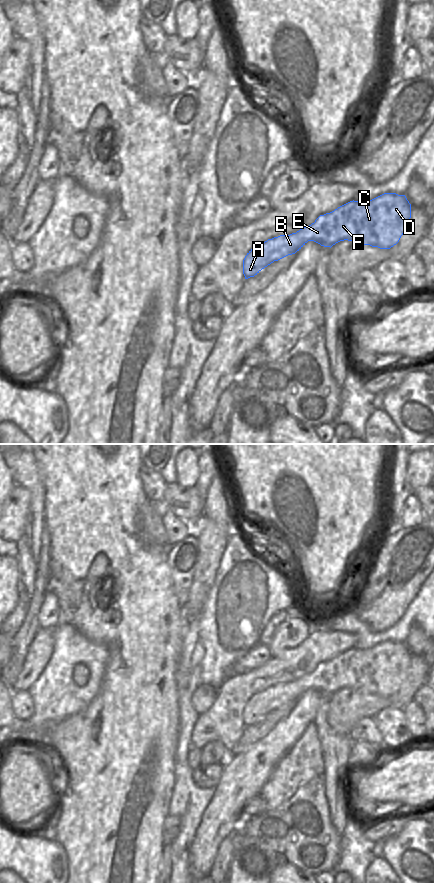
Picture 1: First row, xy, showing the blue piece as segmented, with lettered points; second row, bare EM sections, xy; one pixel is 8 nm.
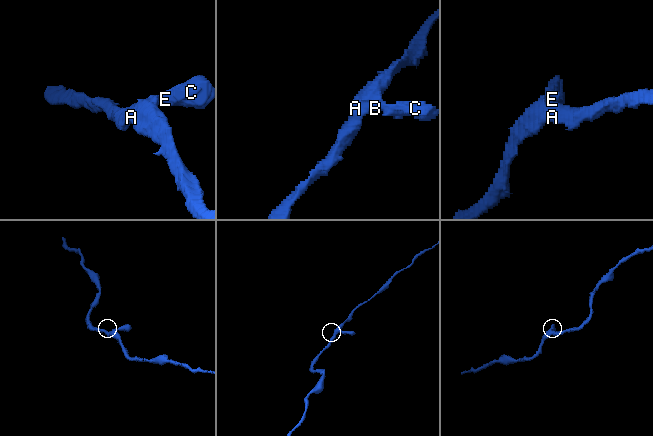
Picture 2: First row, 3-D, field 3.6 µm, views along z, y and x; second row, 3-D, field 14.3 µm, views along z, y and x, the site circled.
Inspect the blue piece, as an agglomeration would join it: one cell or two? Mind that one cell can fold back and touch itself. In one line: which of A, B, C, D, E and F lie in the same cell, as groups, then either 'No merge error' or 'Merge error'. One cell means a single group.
Groups: A B C D E F. No merge error.

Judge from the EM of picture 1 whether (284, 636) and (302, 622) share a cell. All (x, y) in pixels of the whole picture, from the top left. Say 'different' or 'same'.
same

